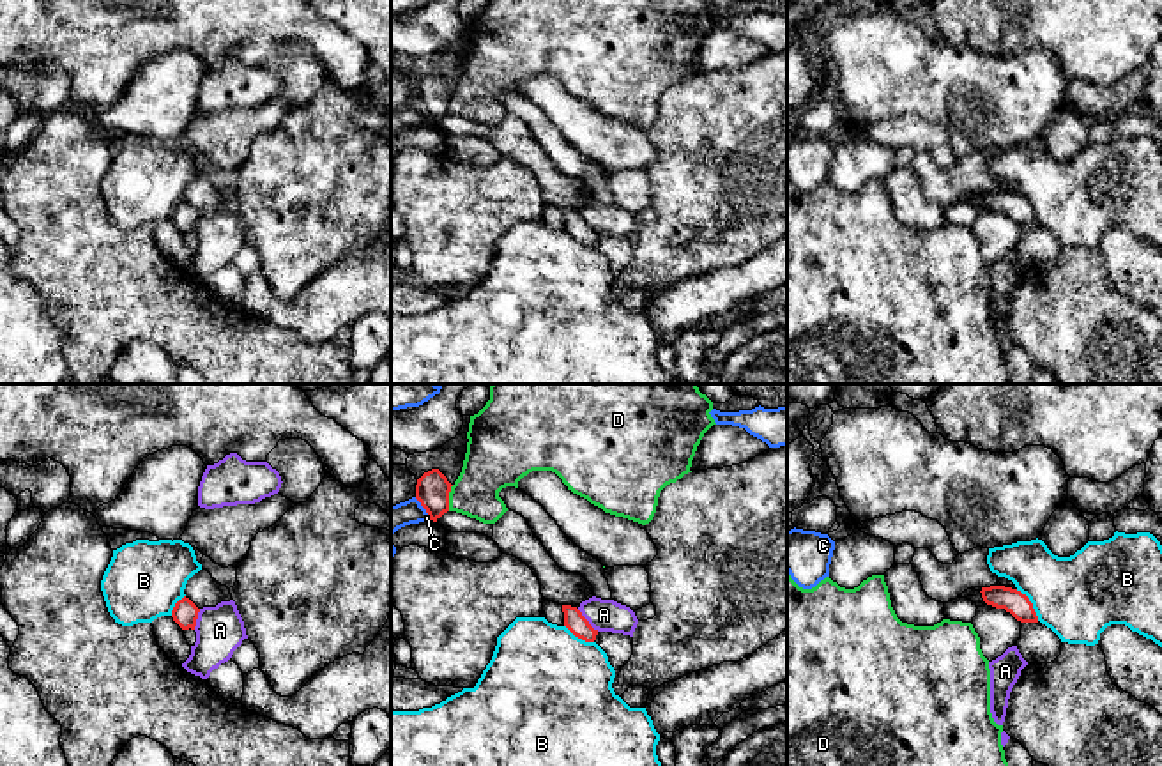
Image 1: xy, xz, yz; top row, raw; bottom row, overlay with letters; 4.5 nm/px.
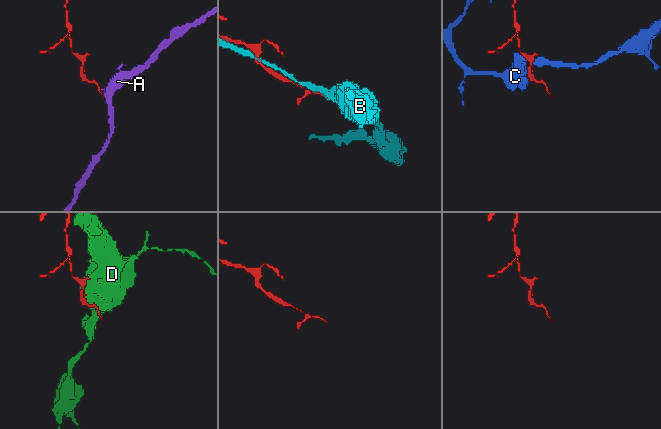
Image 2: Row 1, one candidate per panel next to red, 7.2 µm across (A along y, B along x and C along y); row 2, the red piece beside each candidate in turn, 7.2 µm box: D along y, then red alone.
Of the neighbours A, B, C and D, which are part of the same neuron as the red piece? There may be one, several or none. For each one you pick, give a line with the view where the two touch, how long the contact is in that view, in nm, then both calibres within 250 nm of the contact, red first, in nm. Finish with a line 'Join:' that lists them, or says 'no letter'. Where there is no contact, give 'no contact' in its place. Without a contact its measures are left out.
Join: no letter

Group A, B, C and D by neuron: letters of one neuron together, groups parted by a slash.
A / B / C / D

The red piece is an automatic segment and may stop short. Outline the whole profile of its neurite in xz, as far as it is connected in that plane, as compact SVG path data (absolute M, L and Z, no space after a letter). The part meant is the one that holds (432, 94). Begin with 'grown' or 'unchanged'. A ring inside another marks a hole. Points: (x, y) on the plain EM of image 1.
unchanged; M432 73L417 83L416 103L426 113L430 124L437 126L449 115L451 90L453 88L439 73Z

